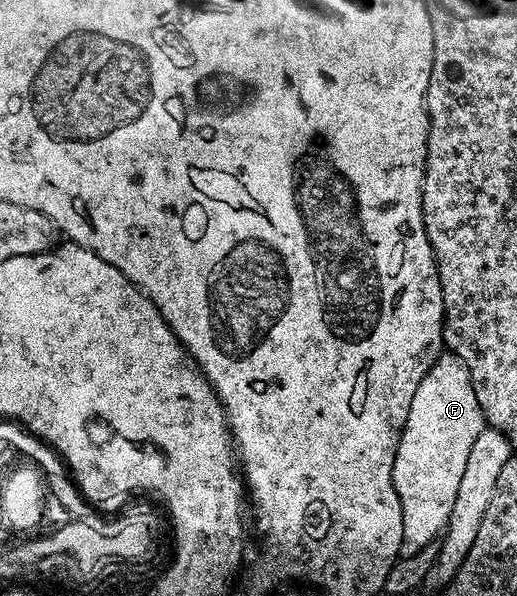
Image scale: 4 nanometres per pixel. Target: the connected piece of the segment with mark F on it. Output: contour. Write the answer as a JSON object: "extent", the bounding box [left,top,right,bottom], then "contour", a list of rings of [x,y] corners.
{"extent":[393,353,484,554],"contour":[[[440,353],[425,379],[421,379],[417,395],[413,395],[393,463],[393,487],[397,487],[401,499],[404,554],[417,553],[432,544],[451,524],[453,499],[457,499],[465,463],[469,463],[469,451],[484,427],[483,413],[477,395],[473,395],[465,363],[457,355]]]}

